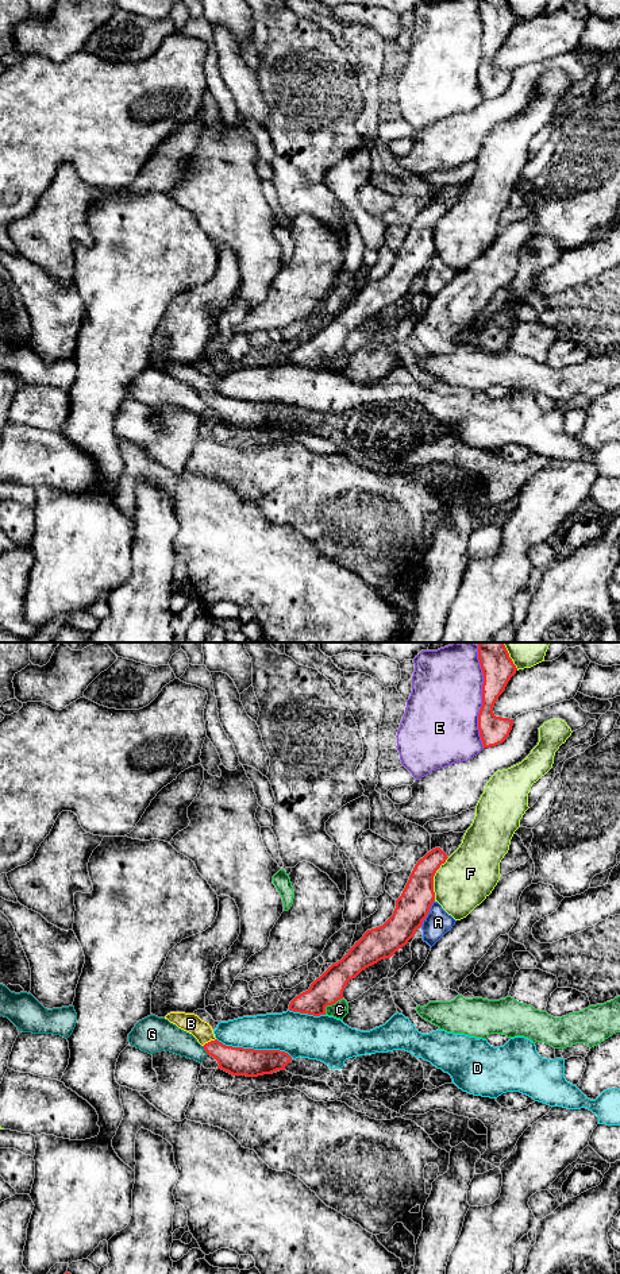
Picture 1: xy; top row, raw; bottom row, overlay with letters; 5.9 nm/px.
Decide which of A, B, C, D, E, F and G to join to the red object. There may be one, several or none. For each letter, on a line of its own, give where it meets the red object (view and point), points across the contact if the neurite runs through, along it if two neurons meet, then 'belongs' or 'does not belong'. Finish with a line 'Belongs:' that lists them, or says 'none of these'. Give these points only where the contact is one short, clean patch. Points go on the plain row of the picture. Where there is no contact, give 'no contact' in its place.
A: meets red in xy at (427, 266); border along xy (434, 253), (420, 278); does not belong
B: meets red in xy at (208, 394); runs through xy (237, 413), (230, 412), (208, 394), (191, 375); belongs
C: meets red in xy at (330, 356); border along xy (342, 350), (328, 356), (324, 366); does not belong
D: meets red in xy at (255, 402); does not belong
E: meets red in xy at (482, 50); does not belong
F: meets red in xy at (432, 231); does not belong
G: meets red in xy at (204, 401); border along xy (201, 398), (208, 406); does not belong
Belongs: B

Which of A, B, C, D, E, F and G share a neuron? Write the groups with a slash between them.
A / B / C / D G / E / F

